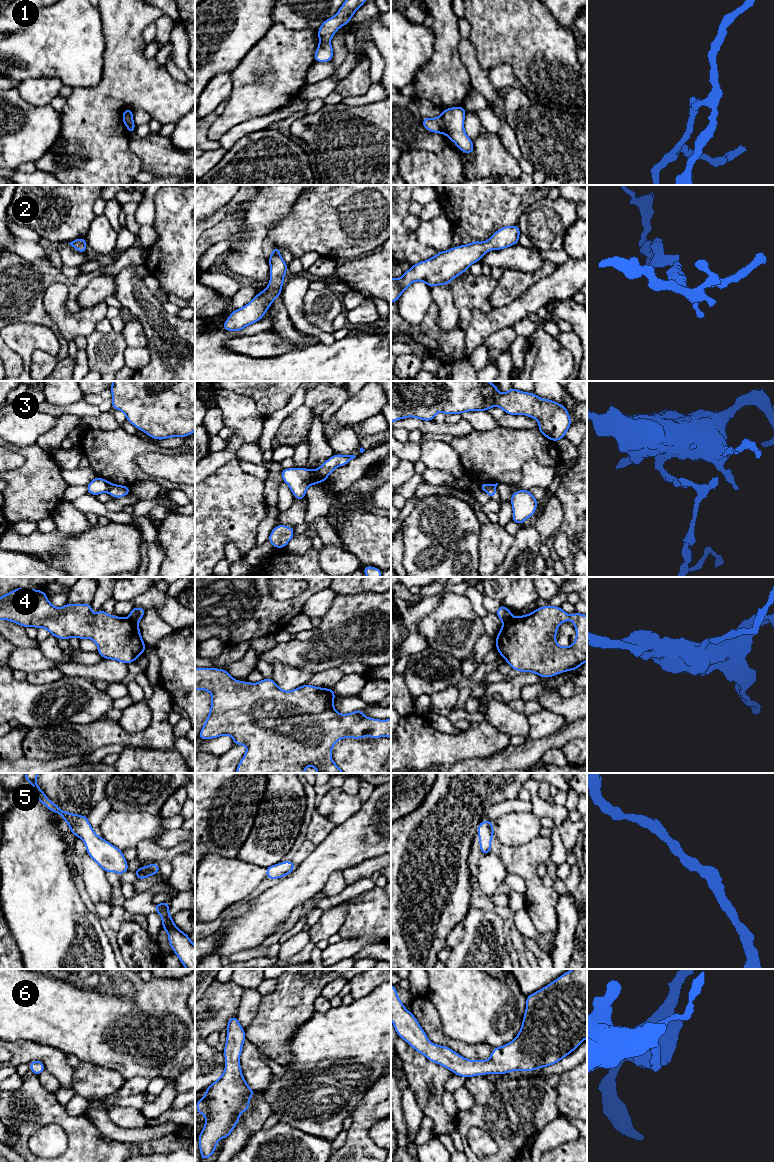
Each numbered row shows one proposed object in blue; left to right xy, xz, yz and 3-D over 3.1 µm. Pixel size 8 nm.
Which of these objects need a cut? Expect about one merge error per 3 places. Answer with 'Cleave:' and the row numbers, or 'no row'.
Cleave: 1, 3, 4

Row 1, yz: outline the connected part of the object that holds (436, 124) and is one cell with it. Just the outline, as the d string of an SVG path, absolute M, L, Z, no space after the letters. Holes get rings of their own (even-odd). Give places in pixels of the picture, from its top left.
M441 116L435 118L423 117L422 124L427 131L445 134L444 121Z

